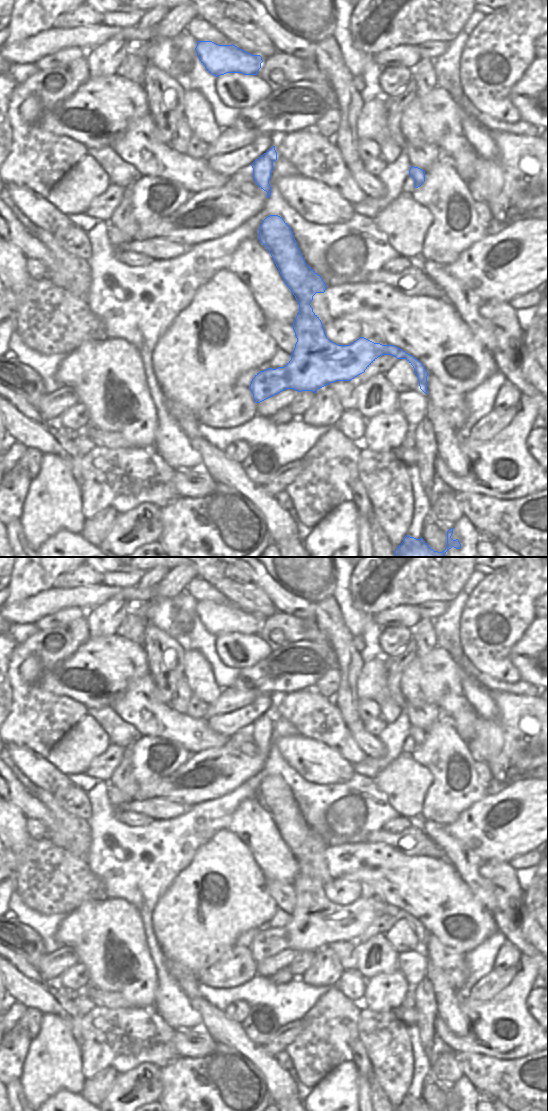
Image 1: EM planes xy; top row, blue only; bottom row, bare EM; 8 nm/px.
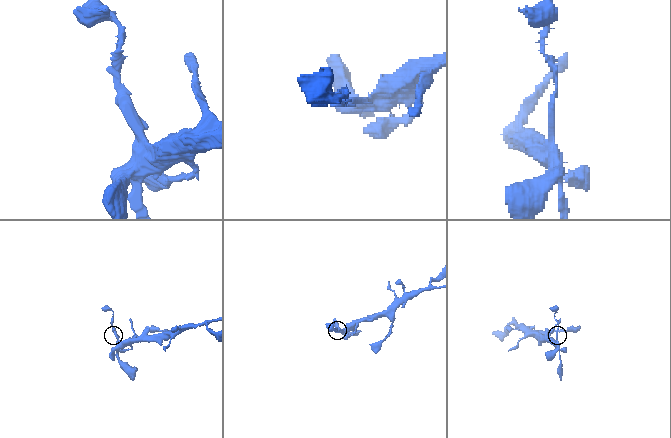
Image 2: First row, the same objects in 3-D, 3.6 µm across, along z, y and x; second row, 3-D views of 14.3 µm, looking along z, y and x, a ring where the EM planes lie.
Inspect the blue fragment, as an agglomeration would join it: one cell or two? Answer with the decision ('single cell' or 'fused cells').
fused cells

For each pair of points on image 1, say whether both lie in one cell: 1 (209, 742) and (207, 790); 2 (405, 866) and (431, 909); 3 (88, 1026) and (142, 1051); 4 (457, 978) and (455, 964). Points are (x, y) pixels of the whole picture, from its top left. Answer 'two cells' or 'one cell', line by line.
1: two cells
2: one cell
3: one cell
4: one cell

